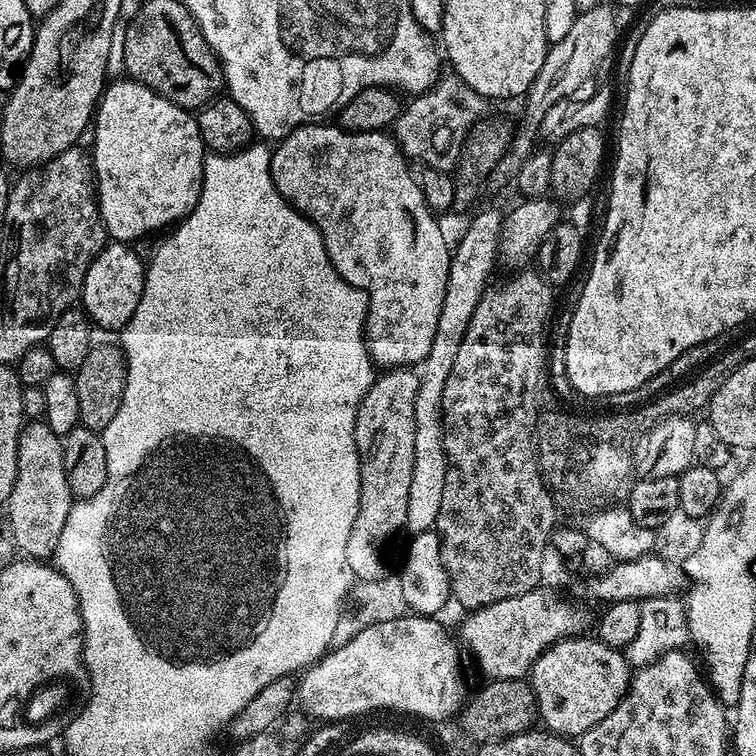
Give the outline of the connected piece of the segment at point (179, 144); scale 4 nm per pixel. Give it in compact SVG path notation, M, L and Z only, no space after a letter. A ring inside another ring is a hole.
M120 78L105 87L94 113L91 136L90 155L96 174L100 217L113 241L131 242L139 236L156 234L159 228L175 225L194 210L202 194L206 149L196 116L189 109L179 108L154 89L131 78Z

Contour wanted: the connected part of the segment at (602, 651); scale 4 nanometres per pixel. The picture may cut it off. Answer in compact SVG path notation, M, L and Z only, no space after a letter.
M581 634L573 636L570 640L559 640L557 644L551 644L534 662L530 673L530 683L536 695L536 711L539 719L544 720L543 727L549 732L555 732L557 736L565 738L579 738L586 730L593 728L614 706L618 706L621 698L627 694L628 685L632 683L634 675L623 651L619 648L606 646L601 640L589 638Z

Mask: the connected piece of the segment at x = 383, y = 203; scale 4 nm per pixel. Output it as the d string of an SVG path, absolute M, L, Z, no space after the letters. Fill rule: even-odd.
M328 122L304 124L275 145L272 152L272 181L278 194L282 194L284 200L288 201L300 215L307 218L320 231L326 246L326 254L330 258L334 270L338 270L338 274L342 274L342 278L346 278L346 282L350 282L355 288L360 288L368 295L368 313L364 319L364 343L367 345L368 355L371 357L373 365L384 370L418 366L424 361L426 354L430 354L430 345L434 343L434 330L438 330L438 314L442 314L442 298L446 298L446 282L452 261L450 240L448 244L439 222L436 221L439 219L428 208L427 202L423 200L422 191L415 185L411 177L409 161L405 159L398 144L387 131L348 132L335 123L332 123L333 125L324 123Z

